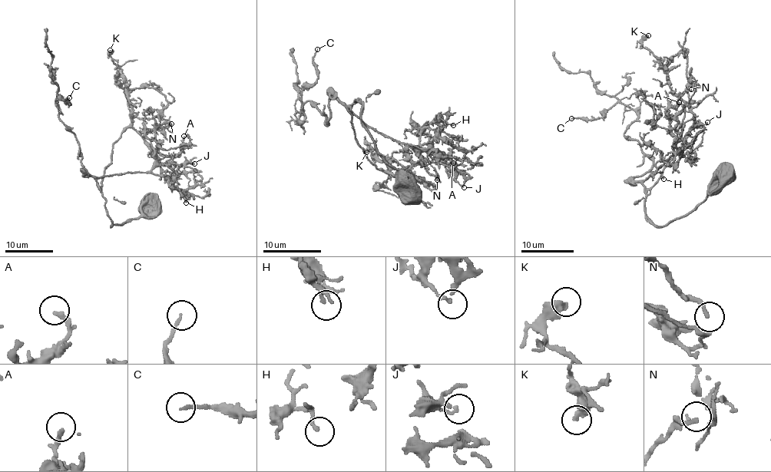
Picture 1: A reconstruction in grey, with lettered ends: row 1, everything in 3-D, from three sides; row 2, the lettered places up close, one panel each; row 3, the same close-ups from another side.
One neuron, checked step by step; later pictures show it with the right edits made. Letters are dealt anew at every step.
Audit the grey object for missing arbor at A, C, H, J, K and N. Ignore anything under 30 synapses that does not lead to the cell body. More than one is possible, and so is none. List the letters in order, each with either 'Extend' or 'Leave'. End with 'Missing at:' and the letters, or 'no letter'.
A: Leave
C: Leave
H: Leave
J: Leave
K: Leave
N: Leave
Missing at: no letter

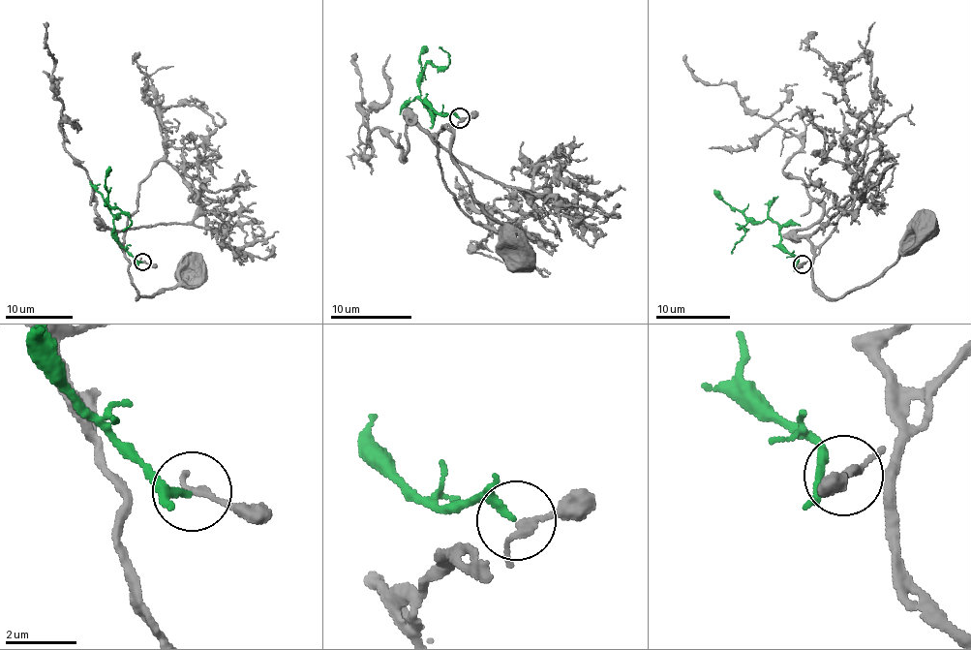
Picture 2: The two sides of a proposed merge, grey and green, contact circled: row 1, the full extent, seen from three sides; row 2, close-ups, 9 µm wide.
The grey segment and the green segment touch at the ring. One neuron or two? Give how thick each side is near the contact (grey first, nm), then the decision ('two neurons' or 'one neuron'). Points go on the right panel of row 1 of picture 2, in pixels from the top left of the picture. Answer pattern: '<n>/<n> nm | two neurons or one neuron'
190/150 nm | one neuron

